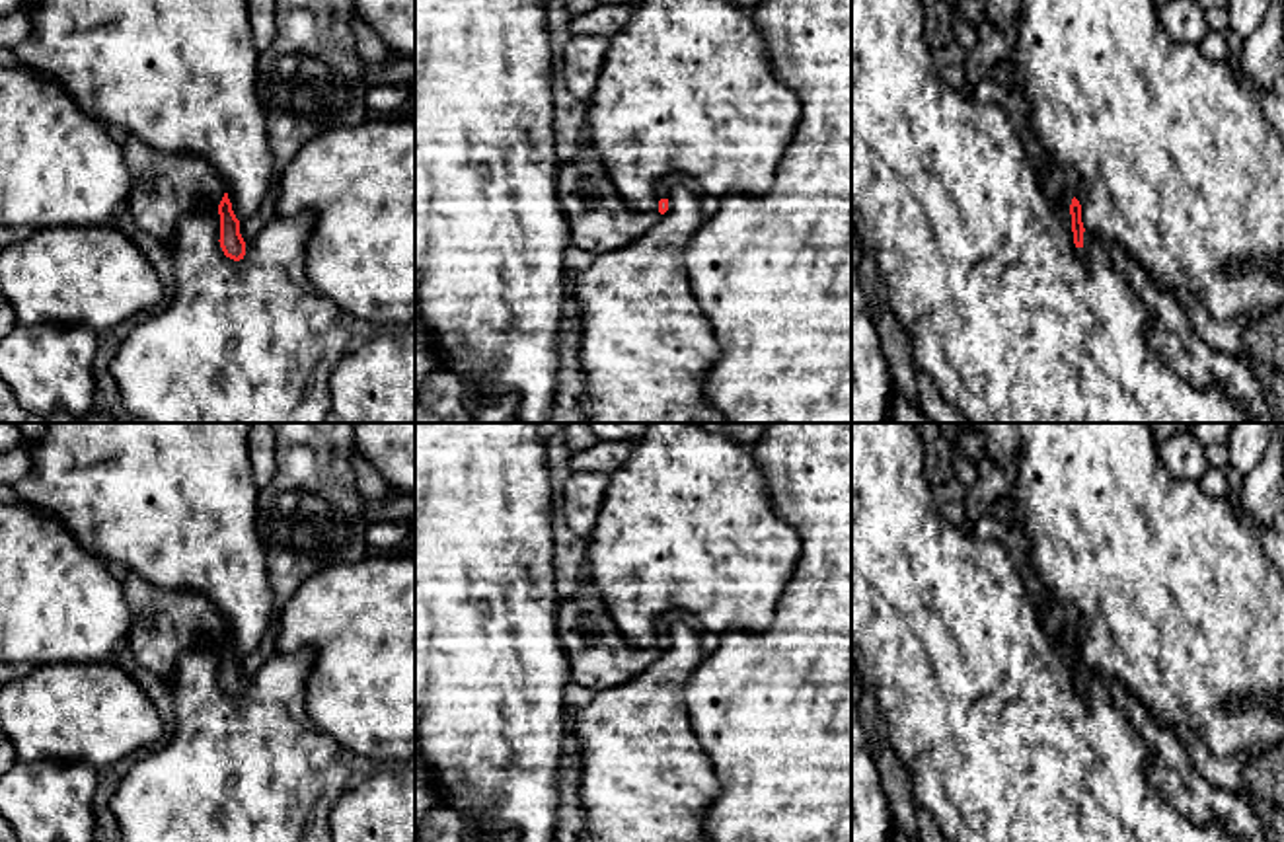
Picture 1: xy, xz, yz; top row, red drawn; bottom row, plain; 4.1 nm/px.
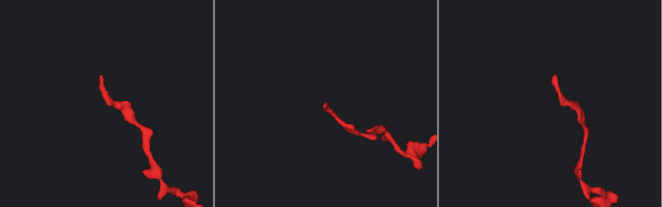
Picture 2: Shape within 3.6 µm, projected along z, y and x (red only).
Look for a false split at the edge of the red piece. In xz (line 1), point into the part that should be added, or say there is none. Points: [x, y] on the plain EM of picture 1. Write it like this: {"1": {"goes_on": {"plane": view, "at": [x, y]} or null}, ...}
{"1": {"goes_on": null}}

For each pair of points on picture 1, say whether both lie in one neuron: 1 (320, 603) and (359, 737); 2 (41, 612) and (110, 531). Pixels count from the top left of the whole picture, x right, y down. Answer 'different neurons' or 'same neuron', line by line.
1: same neuron
2: different neurons

